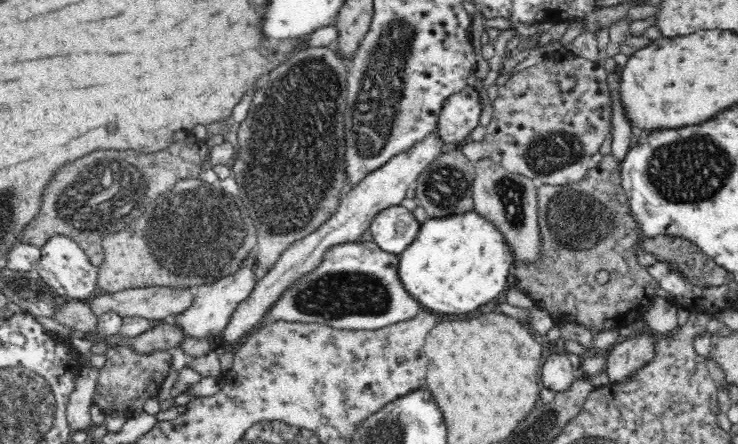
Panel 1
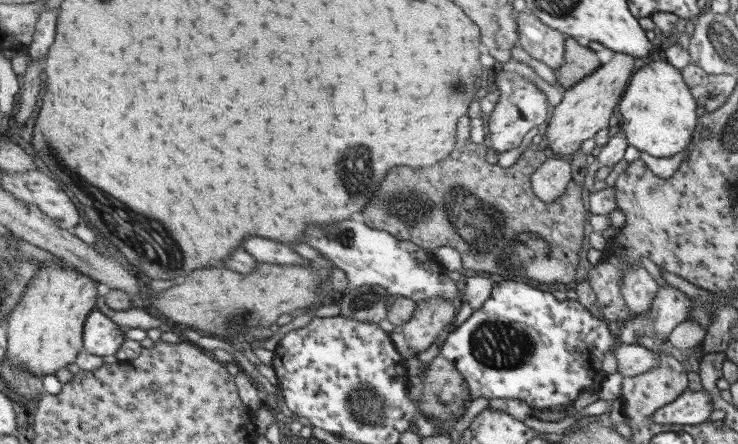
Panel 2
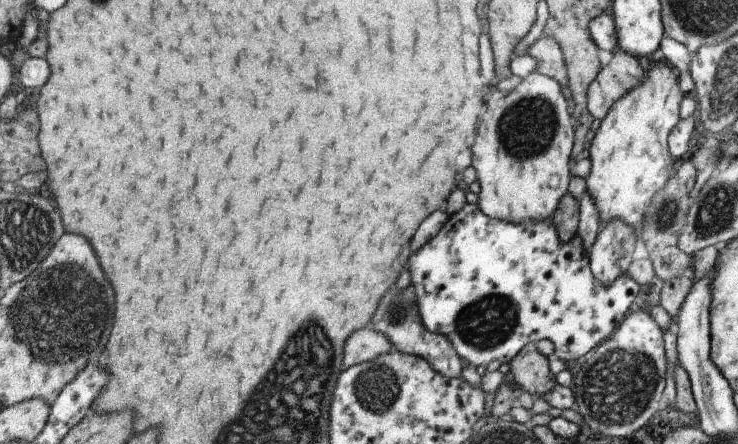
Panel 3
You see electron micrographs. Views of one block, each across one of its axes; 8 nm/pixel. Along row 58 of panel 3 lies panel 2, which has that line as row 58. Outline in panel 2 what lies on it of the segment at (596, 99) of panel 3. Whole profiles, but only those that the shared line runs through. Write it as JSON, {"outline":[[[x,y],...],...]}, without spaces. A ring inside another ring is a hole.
{"outline":[[[613,54],[607,64],[601,64],[597,70],[593,70],[583,82],[577,82],[569,90],[563,92],[563,100],[553,108],[545,136],[543,136],[543,148],[551,152],[557,158],[569,158],[575,154],[583,140],[593,138],[599,130],[613,126],[613,108],[617,108],[621,94],[625,92],[625,86],[629,84],[635,58],[627,54]]]}

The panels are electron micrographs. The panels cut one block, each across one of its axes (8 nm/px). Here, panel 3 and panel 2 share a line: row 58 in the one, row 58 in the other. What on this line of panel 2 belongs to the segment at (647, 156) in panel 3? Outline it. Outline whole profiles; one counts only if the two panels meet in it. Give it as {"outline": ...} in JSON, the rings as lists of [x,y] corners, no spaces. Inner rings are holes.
{"outline":[[[661,56],[651,58],[641,70],[633,72],[617,110],[621,114],[619,130],[625,134],[627,144],[645,152],[653,158],[671,158],[673,154],[685,152],[691,144],[691,134],[697,124],[695,116],[697,102],[691,98],[677,68],[667,64]]]}

